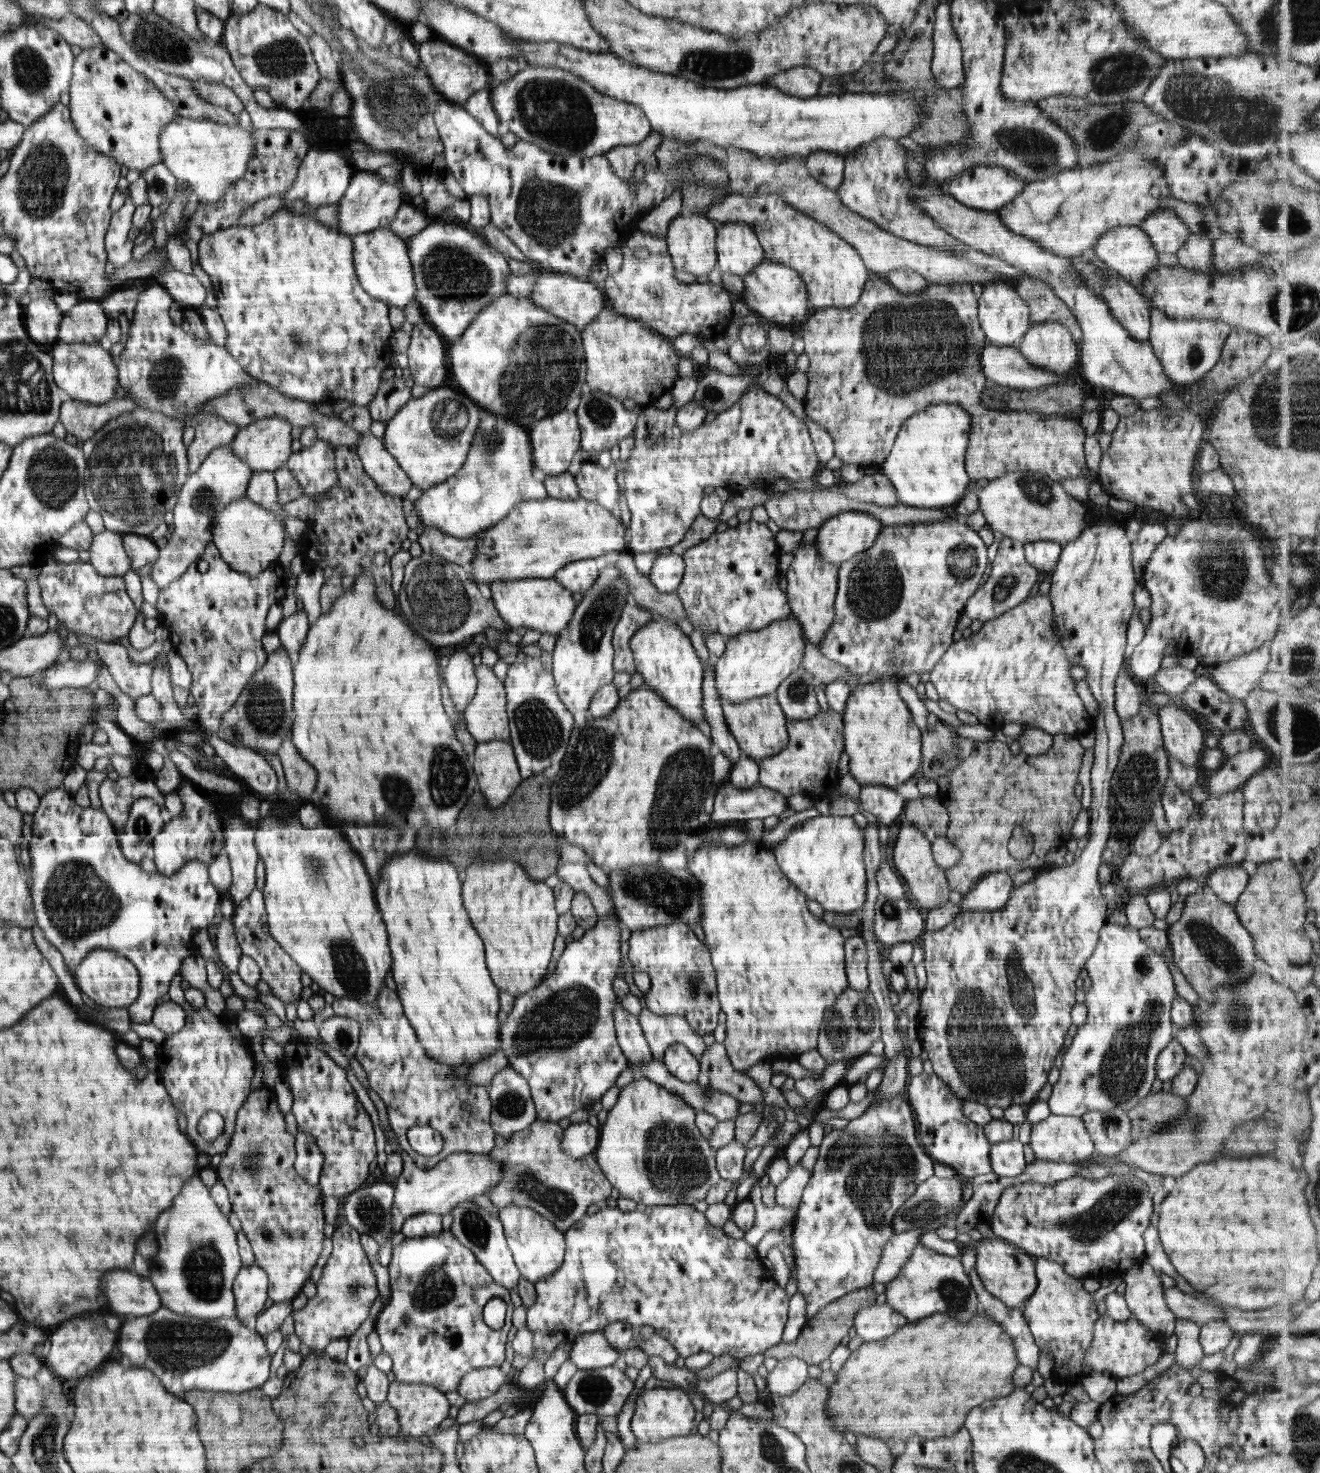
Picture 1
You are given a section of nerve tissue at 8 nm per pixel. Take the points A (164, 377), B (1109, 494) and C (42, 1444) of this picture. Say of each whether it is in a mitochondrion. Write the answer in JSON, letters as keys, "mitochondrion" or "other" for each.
{"A":"mitochondrion","B":"other","C":"mitochondrion"}

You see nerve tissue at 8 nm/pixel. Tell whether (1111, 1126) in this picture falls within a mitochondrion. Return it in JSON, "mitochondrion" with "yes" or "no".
{"mitochondrion":"yes"}

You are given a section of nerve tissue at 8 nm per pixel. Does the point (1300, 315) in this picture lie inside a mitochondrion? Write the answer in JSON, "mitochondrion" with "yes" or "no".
{"mitochondrion":"yes"}

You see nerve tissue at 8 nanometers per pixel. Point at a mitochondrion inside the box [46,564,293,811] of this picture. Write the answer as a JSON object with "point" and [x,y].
{"point":[264,710]}

